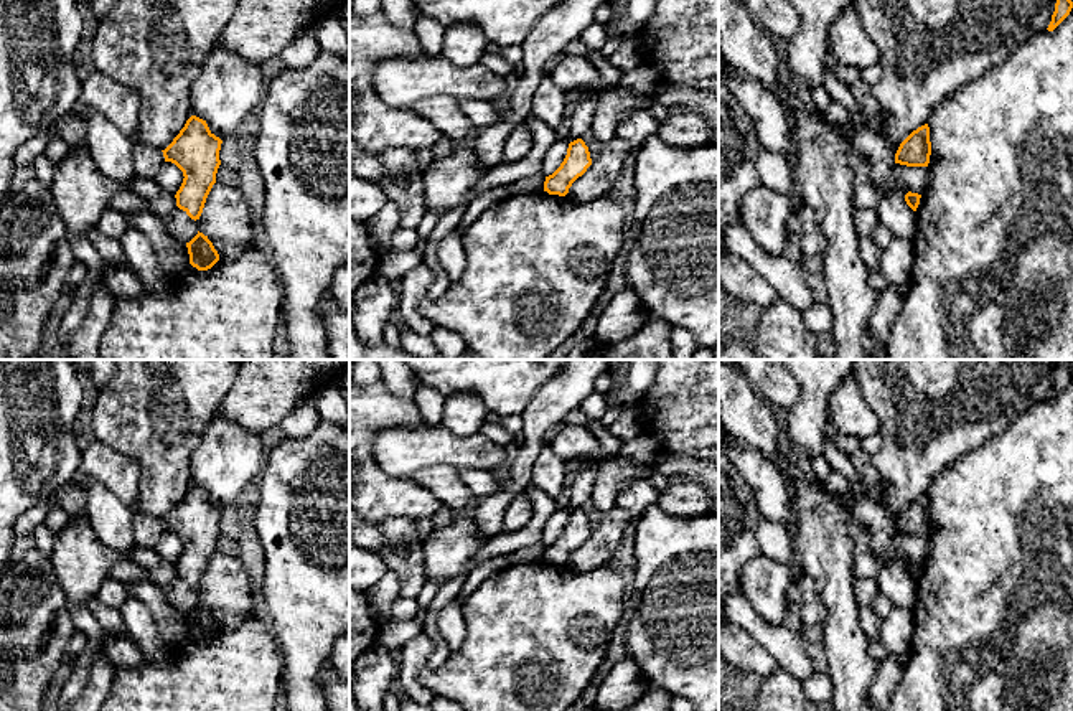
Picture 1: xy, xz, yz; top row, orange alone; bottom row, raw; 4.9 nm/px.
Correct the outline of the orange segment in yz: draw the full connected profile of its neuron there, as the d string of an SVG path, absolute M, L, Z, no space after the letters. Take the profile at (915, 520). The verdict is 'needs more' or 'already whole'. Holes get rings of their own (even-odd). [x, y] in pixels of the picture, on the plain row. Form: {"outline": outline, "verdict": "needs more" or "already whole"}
{"outline": "M928 493L913 500L898 516L895 533L907 536L928 536L931 525Z", "verdict": "already whole"}

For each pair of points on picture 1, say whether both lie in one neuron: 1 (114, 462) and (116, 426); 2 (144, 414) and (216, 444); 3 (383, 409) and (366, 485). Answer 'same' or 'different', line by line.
1: different
2: different
3: same

